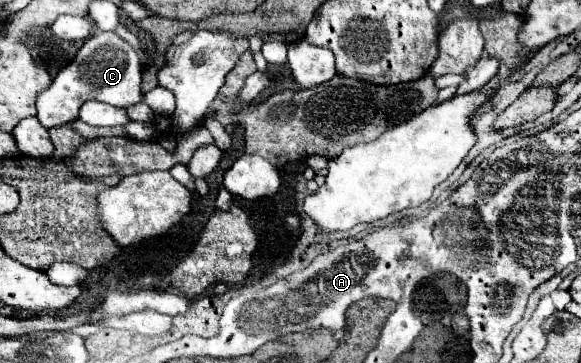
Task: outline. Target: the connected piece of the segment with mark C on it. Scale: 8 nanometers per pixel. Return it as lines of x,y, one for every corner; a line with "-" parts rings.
114,31
106,33
96,33
84,45
78,49
76,59
68,63
56,77
50,89
42,91
38,95
36,107
38,107
38,119
40,123
50,129
58,125
66,125
78,117
78,109
88,101
102,101
110,103
114,107
132,107
142,101
142,91
140,91
140,81
142,81
142,63
138,53
124,41
120,39

